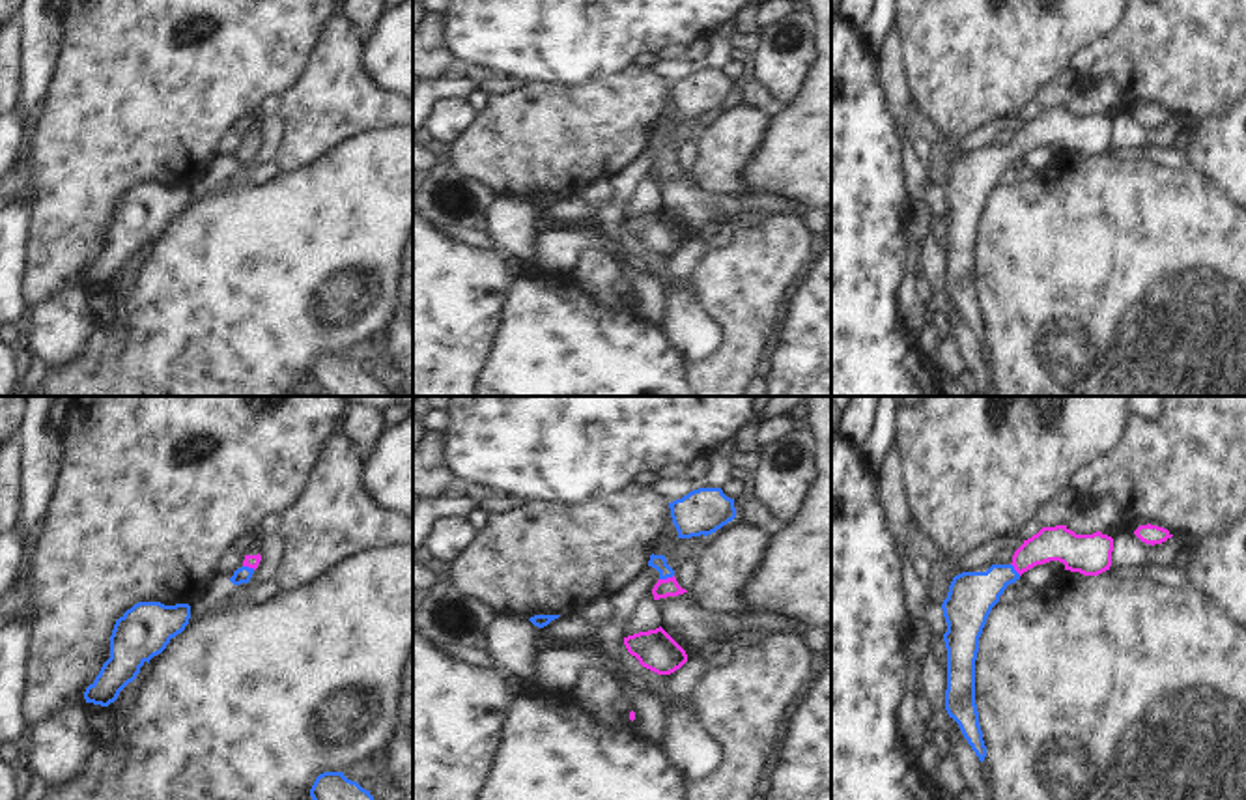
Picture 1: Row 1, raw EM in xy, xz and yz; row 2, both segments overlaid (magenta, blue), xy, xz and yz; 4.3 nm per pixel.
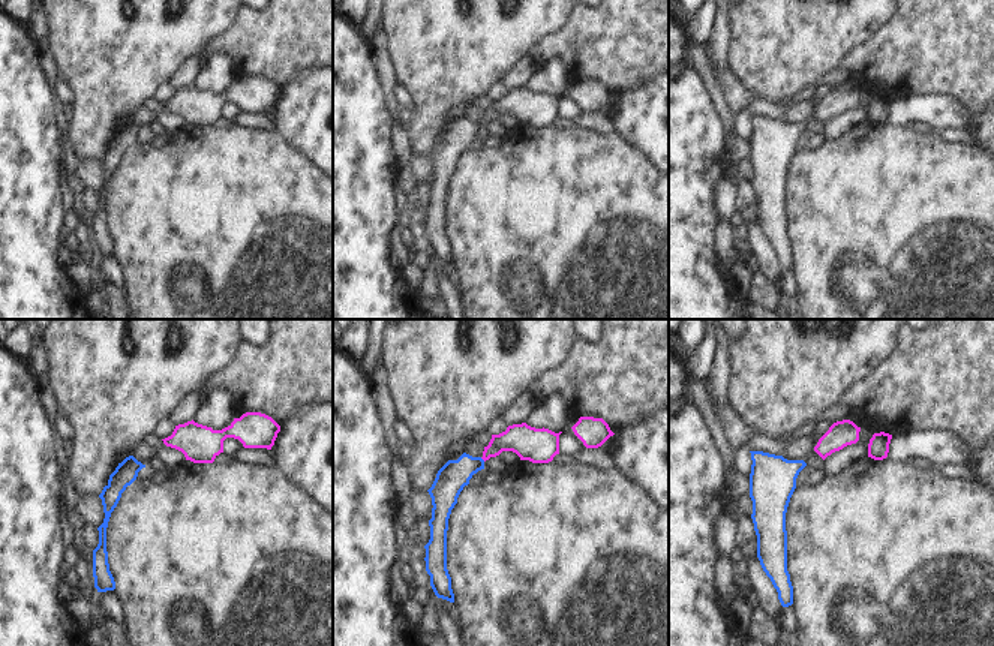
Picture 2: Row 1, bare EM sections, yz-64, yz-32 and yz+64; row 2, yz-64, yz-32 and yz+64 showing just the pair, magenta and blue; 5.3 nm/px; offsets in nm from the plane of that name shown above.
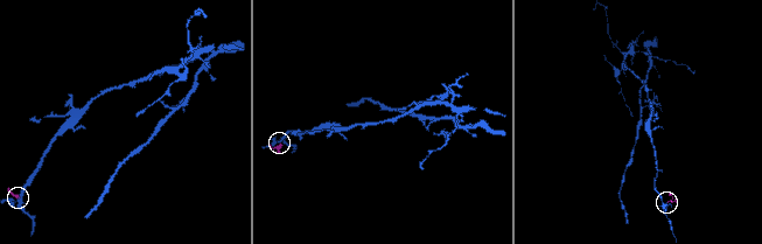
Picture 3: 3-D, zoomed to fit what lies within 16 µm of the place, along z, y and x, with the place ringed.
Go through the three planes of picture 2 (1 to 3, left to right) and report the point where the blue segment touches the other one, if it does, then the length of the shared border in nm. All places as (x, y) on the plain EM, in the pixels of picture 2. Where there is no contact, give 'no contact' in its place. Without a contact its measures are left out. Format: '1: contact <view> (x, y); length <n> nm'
1: no contact
2: contact yz-32 (483, 123); length 40 nm
3: no contact

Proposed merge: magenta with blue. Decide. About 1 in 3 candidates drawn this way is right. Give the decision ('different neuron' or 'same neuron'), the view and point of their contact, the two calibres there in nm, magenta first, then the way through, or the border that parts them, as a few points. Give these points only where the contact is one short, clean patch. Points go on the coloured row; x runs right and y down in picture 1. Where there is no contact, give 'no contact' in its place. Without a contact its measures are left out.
same neuron | xz (667, 578) | 80/60 nm | across xz (664, 587), (667, 578), (656, 561)

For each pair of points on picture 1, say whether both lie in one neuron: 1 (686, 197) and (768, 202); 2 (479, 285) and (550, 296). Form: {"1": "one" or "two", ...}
{"1": "one", "2": "two"}

